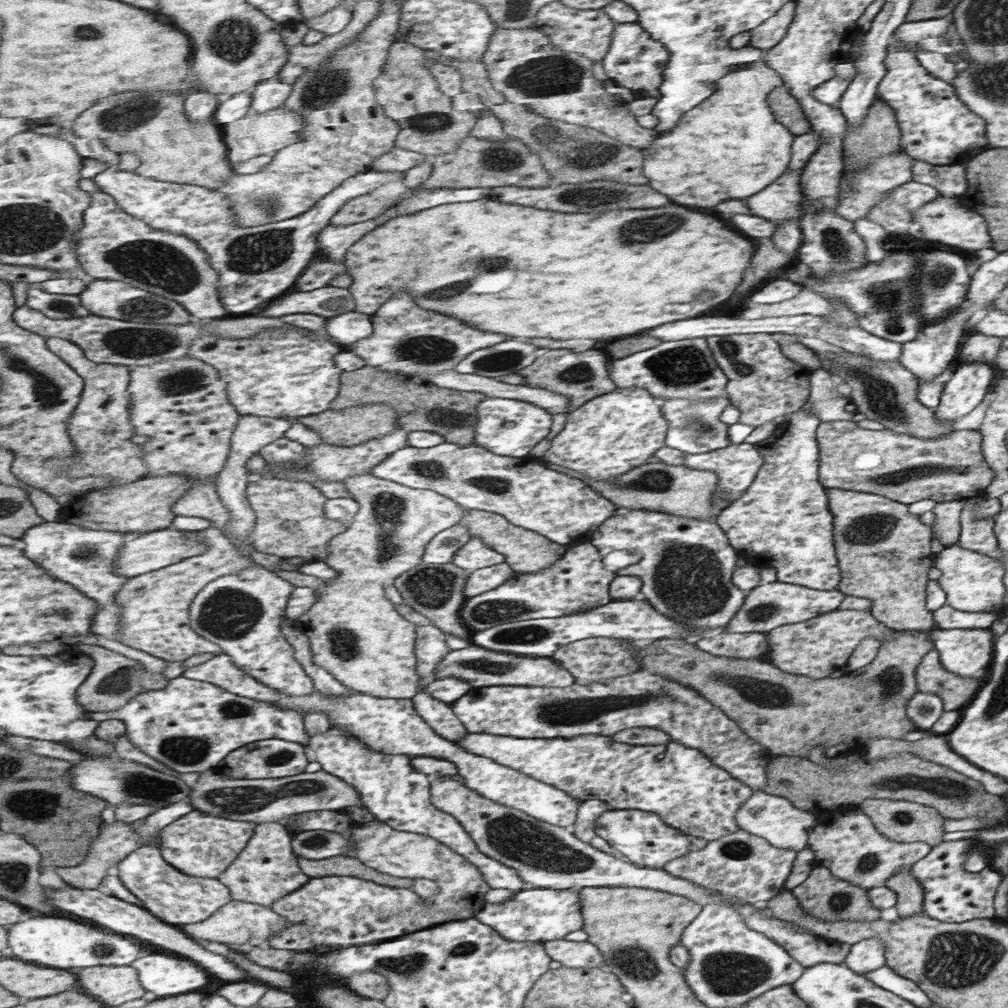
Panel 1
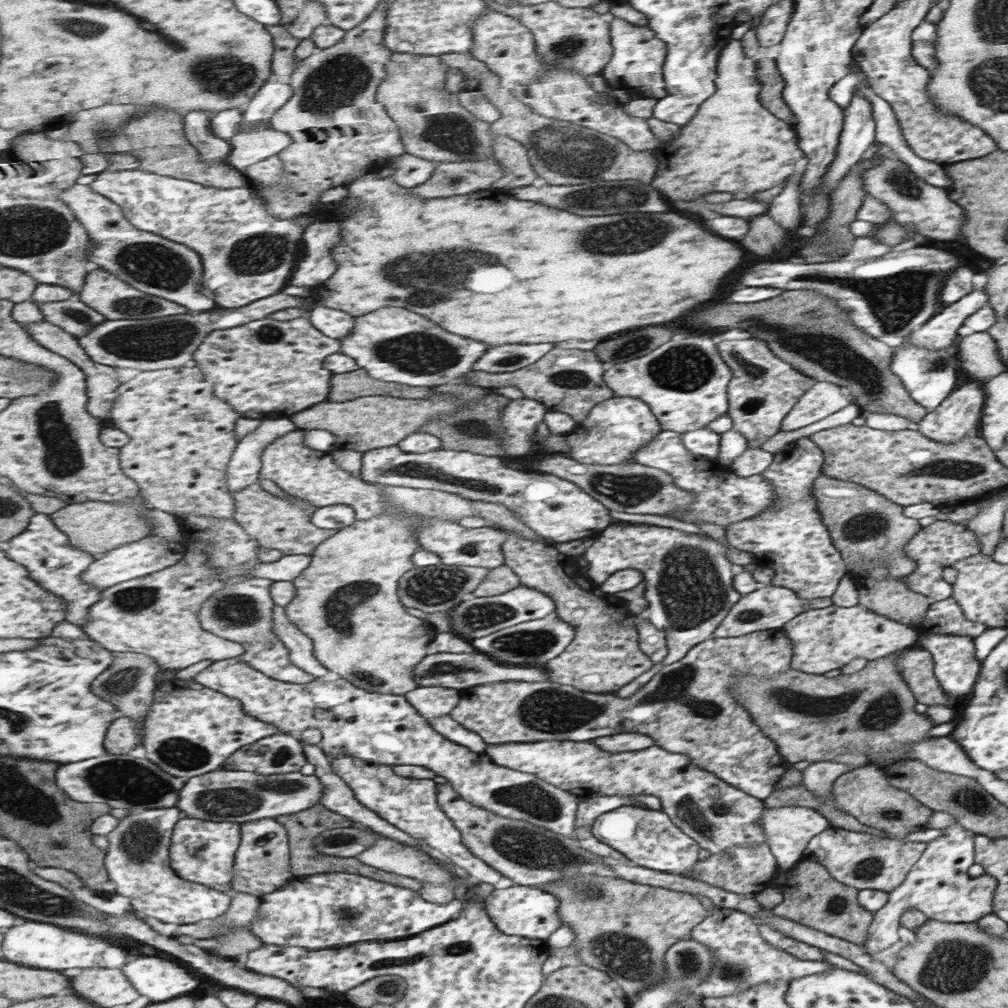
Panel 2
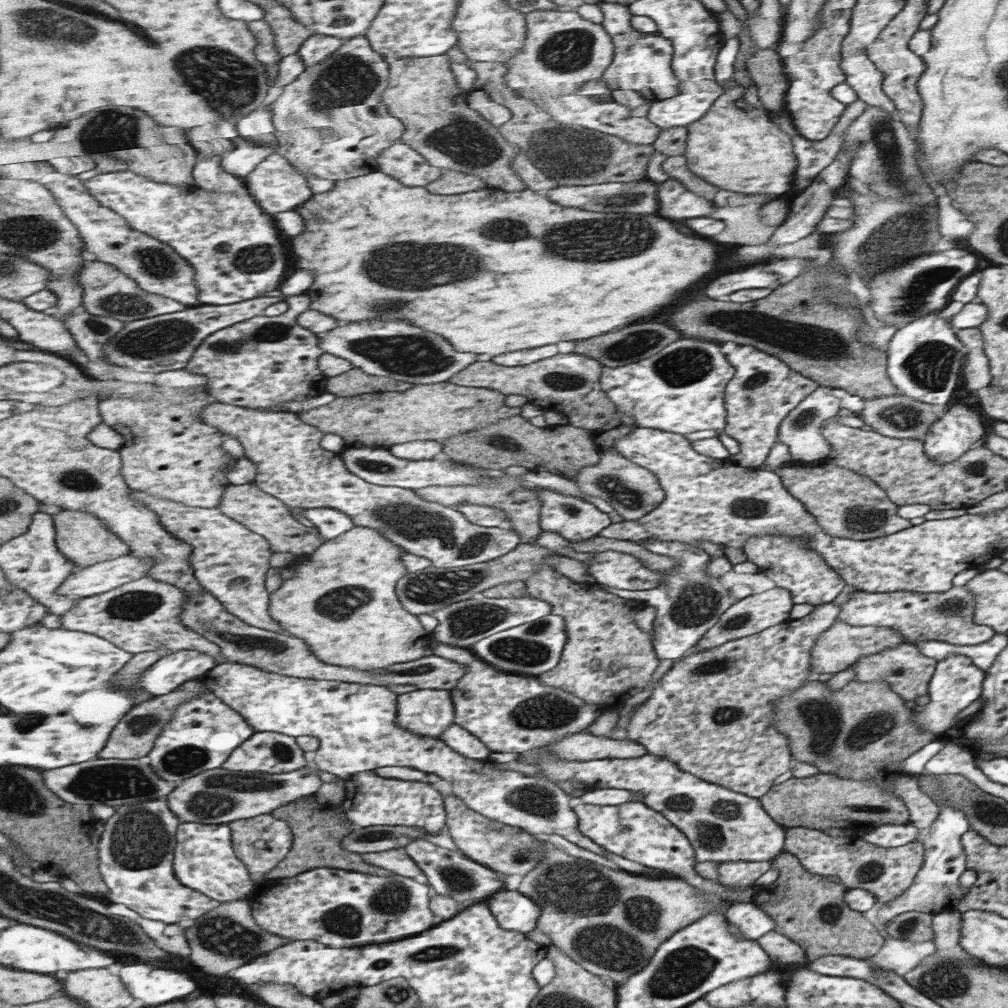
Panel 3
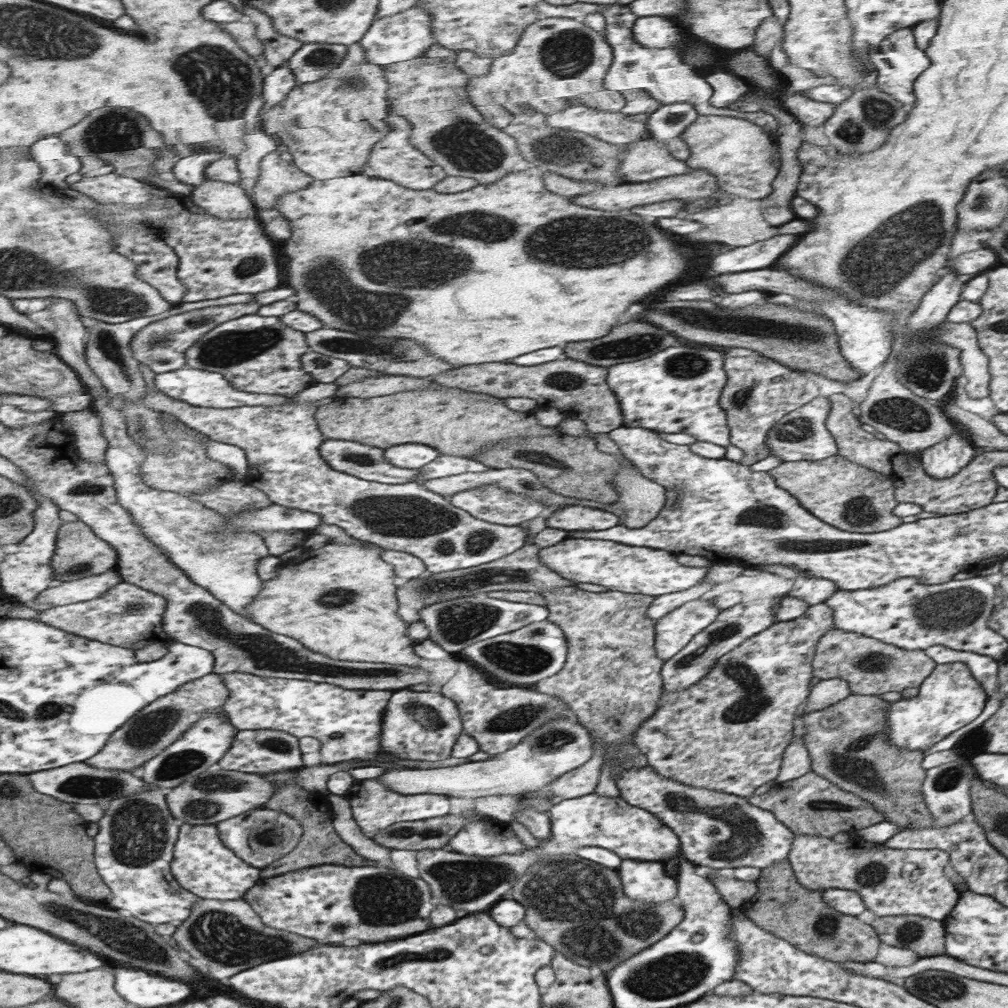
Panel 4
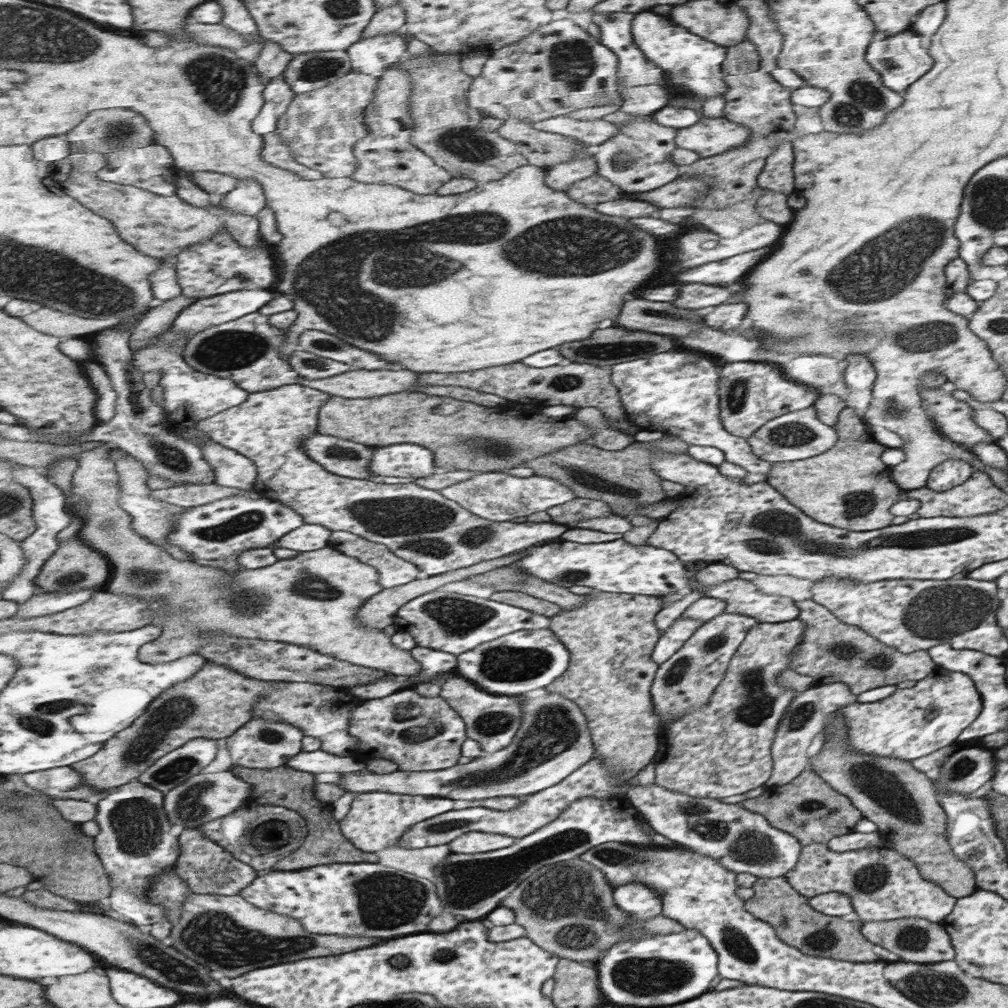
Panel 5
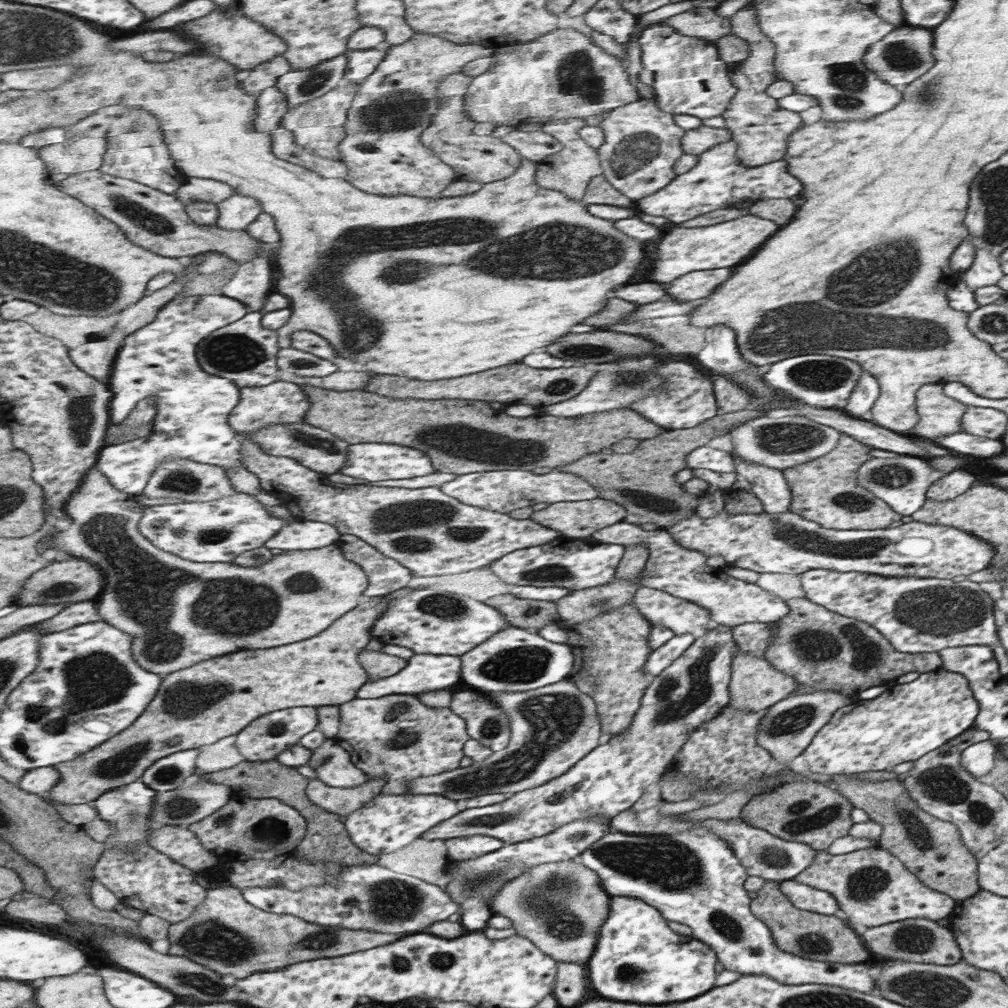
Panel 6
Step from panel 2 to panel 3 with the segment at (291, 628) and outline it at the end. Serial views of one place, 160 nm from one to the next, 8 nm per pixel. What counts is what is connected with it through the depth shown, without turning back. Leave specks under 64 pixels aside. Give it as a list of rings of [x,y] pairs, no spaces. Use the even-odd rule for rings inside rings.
[[[132,489],[132,495],[136,501],[146,504],[151,510],[154,510],[163,523],[163,526],[171,532],[175,538],[185,541],[192,546],[192,555],[190,556],[191,566],[195,569],[195,576],[202,586],[208,590],[211,595],[222,601],[228,612],[235,614],[239,619],[244,620],[249,625],[256,628],[269,629],[271,632],[285,633],[285,630],[275,622],[273,616],[269,614],[270,591],[266,587],[267,573],[271,571],[269,558],[273,551],[269,548],[269,542],[264,536],[260,536],[247,528],[245,524],[238,520],[232,519],[217,508],[203,508],[189,506],[182,502],[175,502],[168,498],[159,498],[146,492]]]

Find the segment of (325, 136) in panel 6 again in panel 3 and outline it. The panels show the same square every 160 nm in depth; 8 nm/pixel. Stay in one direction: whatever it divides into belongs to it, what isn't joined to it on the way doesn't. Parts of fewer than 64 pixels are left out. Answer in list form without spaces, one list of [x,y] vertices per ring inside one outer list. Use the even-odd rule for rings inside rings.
[[[367,34],[354,36],[353,38],[345,41],[343,46],[341,46],[337,52],[334,52],[331,57],[327,57],[324,61],[321,61],[316,65],[306,67],[306,69],[291,84],[284,86],[282,94],[271,105],[271,109],[275,108],[275,112],[279,112],[279,114],[281,114],[285,120],[289,120],[287,112],[295,112],[295,118],[291,118],[291,120],[301,120],[301,122],[317,122],[317,128],[323,128],[323,134],[329,134],[329,132],[327,132],[327,128],[337,128],[337,134],[335,134],[335,132],[331,132],[331,136],[329,136],[329,138],[331,138],[331,152],[325,152],[325,154],[323,154],[323,150],[319,148],[319,150],[315,152],[315,156],[313,156],[313,154],[309,154],[309,152],[307,152],[307,154],[297,154],[299,150],[295,150],[293,146],[280,146],[279,153],[285,156],[285,158],[287,158],[290,163],[293,164],[300,172],[305,174],[313,174],[317,178],[324,178],[325,180],[331,180],[333,182],[351,179],[367,174],[370,169],[375,169],[375,166],[377,166],[376,160],[378,157],[382,155],[387,148],[390,148],[391,145],[395,144],[397,140],[402,139],[402,136],[407,130],[405,124],[397,117],[393,116],[393,114],[389,111],[387,103],[383,101],[383,91],[385,91],[389,86],[390,61],[388,61],[386,57],[381,56],[381,54],[372,48],[370,38],[367,36]]]

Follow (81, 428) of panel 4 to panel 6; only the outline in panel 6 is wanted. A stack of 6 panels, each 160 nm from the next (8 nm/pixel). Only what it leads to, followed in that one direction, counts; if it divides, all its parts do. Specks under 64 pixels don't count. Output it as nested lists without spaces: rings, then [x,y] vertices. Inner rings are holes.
[[[95,465],[82,480],[81,488],[65,504],[64,511],[73,522],[68,529],[52,536],[51,548],[91,561],[102,570],[106,580],[98,599],[99,614],[107,624],[131,634],[135,661],[163,678],[223,655],[314,638],[327,631],[341,616],[358,608],[363,593],[370,587],[365,569],[347,560],[338,543],[315,550],[283,551],[259,568],[247,568],[234,562],[200,563],[184,559],[155,546],[140,531],[142,506],[136,497],[119,490]],[[382,649],[379,651],[363,650],[359,654],[359,661],[370,676],[371,682],[388,676],[399,675],[408,665],[409,660],[399,658],[399,656],[389,656]]]

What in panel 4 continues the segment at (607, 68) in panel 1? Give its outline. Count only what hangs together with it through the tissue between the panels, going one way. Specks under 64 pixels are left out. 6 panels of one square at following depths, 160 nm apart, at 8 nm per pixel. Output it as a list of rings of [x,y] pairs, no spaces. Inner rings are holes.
[[[604,5],[601,11],[605,20],[605,29],[602,35],[605,36],[607,44],[611,47],[612,59],[605,73],[605,82],[603,88],[615,91],[620,94],[630,91],[644,91],[649,96],[657,99],[661,105],[670,105],[673,103],[689,103],[695,106],[698,116],[733,116],[749,120],[767,135],[773,135],[777,131],[777,120],[772,113],[757,112],[739,112],[728,107],[715,108],[709,103],[709,97],[712,88],[705,82],[704,77],[697,75],[690,65],[687,65],[681,59],[681,52],[675,47],[666,46],[665,48],[643,48],[631,38],[631,24],[635,20],[635,15],[631,14],[628,6]]]

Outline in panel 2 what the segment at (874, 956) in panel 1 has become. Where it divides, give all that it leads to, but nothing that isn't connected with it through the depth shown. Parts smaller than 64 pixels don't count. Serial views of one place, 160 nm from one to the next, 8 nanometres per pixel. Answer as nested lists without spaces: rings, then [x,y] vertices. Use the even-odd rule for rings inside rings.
[[[956,821],[942,828],[942,833],[926,843],[921,858],[910,868],[902,885],[889,891],[887,902],[873,912],[873,922],[862,944],[867,954],[874,957],[877,952],[897,941],[898,920],[905,909],[916,908],[927,919],[947,922],[976,922],[979,917],[991,912],[997,882],[993,878],[979,879],[967,875],[968,868],[974,863],[975,834]]]

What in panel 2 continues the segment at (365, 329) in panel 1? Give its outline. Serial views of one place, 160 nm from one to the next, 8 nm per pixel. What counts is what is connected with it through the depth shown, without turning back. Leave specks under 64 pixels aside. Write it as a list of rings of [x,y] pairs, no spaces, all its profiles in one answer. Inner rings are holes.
[[[317,305],[311,310],[311,322],[327,336],[342,341],[355,328],[356,318],[348,312]]]

